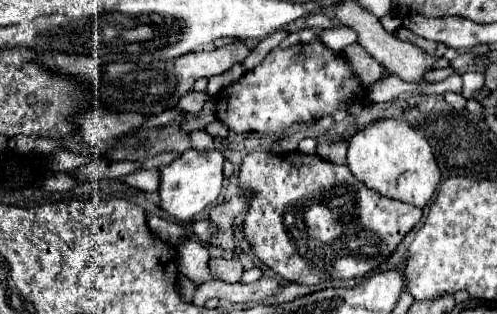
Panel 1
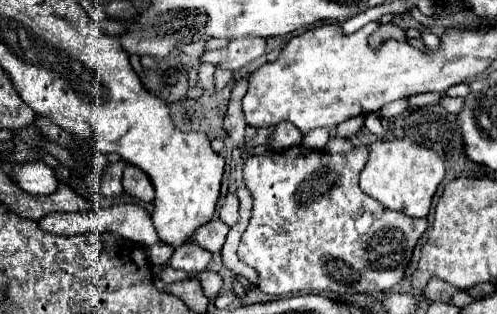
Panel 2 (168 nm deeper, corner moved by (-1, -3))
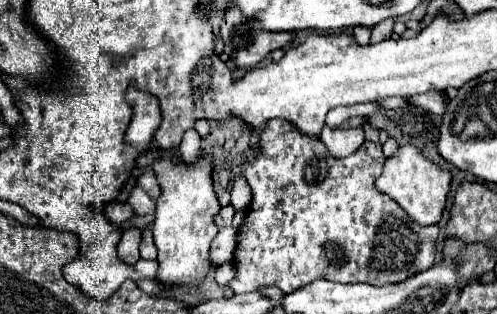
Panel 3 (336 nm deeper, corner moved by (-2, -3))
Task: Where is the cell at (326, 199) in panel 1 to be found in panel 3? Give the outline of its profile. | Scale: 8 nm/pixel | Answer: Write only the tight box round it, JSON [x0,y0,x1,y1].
[230,120,438,294]

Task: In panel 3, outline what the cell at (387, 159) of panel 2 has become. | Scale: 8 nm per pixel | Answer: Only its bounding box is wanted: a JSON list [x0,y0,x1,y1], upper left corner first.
[374,144,450,226]

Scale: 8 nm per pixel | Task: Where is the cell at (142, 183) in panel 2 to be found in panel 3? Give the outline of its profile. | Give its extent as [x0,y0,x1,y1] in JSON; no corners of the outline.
[136,168,160,200]

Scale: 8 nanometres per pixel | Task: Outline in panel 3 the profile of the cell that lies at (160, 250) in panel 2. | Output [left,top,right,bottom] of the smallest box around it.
[140,230,156,260]

